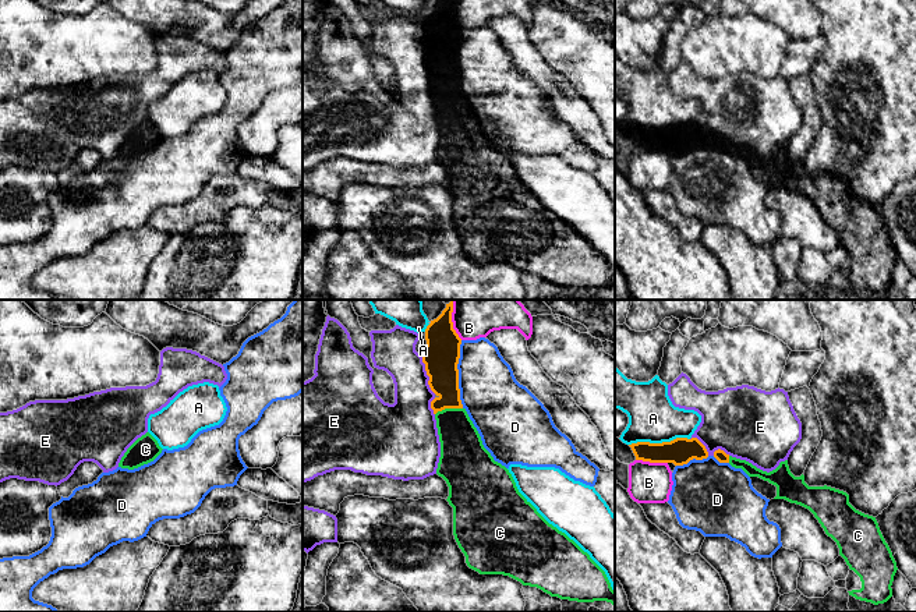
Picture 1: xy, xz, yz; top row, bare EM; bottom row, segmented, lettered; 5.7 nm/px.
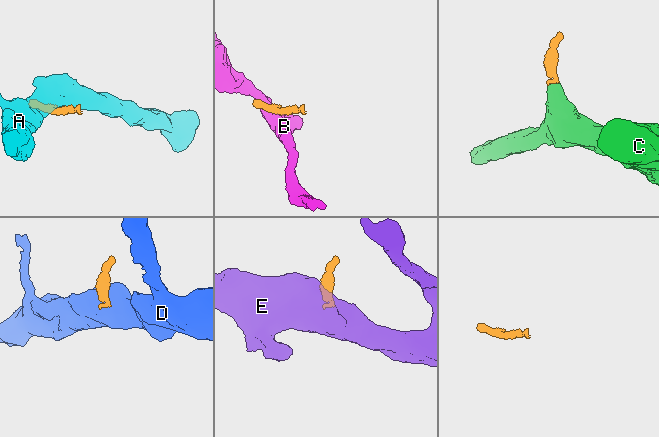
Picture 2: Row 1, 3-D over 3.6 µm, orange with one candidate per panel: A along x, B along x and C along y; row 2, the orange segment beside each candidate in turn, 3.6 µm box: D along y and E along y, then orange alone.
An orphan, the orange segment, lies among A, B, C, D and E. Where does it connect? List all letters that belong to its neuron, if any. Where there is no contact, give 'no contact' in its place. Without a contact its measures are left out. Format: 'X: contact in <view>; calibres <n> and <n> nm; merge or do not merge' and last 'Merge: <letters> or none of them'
A: contact in yz; calibres 160 and 280 nm; do not merge
B: contact in yz; calibres 160 and 240 nm; do not merge
C: contact in xz; calibres 190 and 240 nm; merge
D: contact in xz; calibres 200 and 340 nm; do not merge
E: contact in xz; calibres 200 and 240 nm; do not merge
Merge: C

